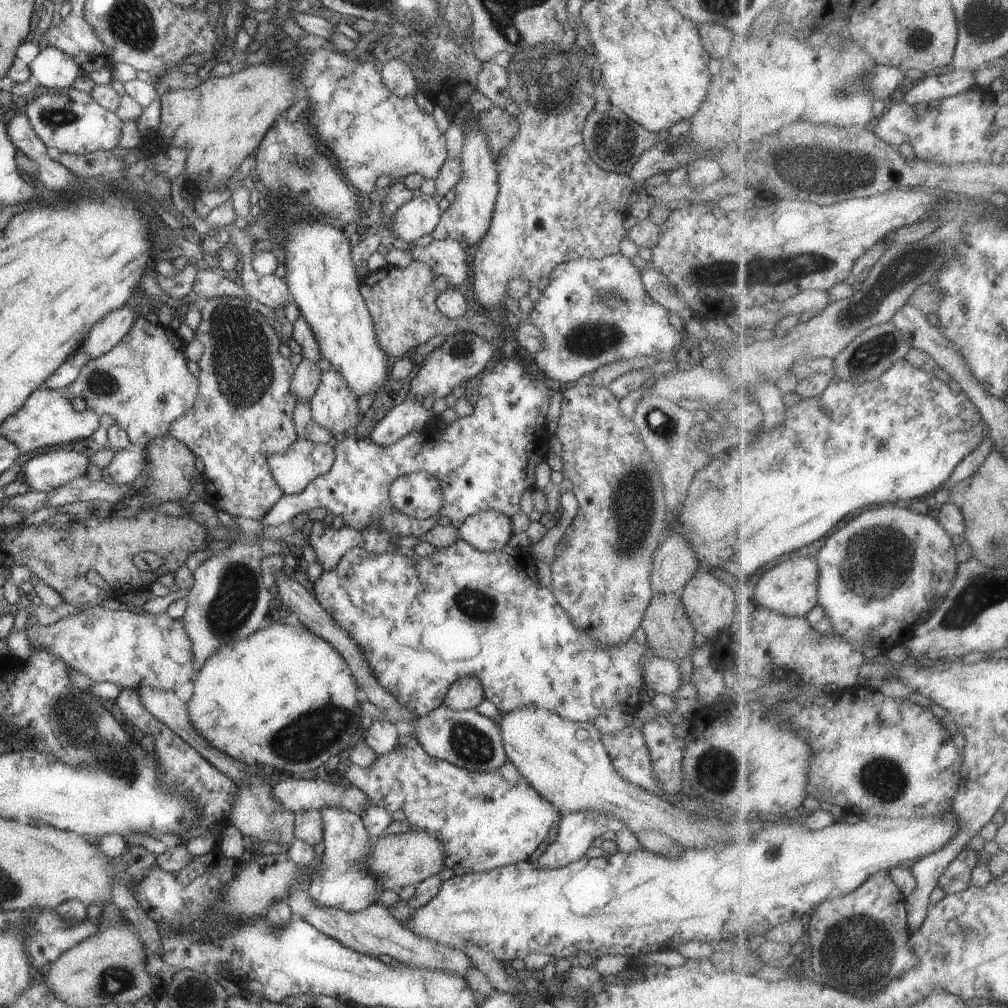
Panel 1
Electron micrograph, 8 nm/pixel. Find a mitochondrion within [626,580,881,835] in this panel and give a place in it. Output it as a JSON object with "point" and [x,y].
{"point":[717,770]}

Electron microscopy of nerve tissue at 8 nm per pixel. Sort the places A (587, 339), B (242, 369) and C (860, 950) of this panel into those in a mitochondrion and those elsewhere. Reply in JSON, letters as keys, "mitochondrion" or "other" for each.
{"A":"mitochondrion","B":"mitochondrion","C":"mitochondrion"}

